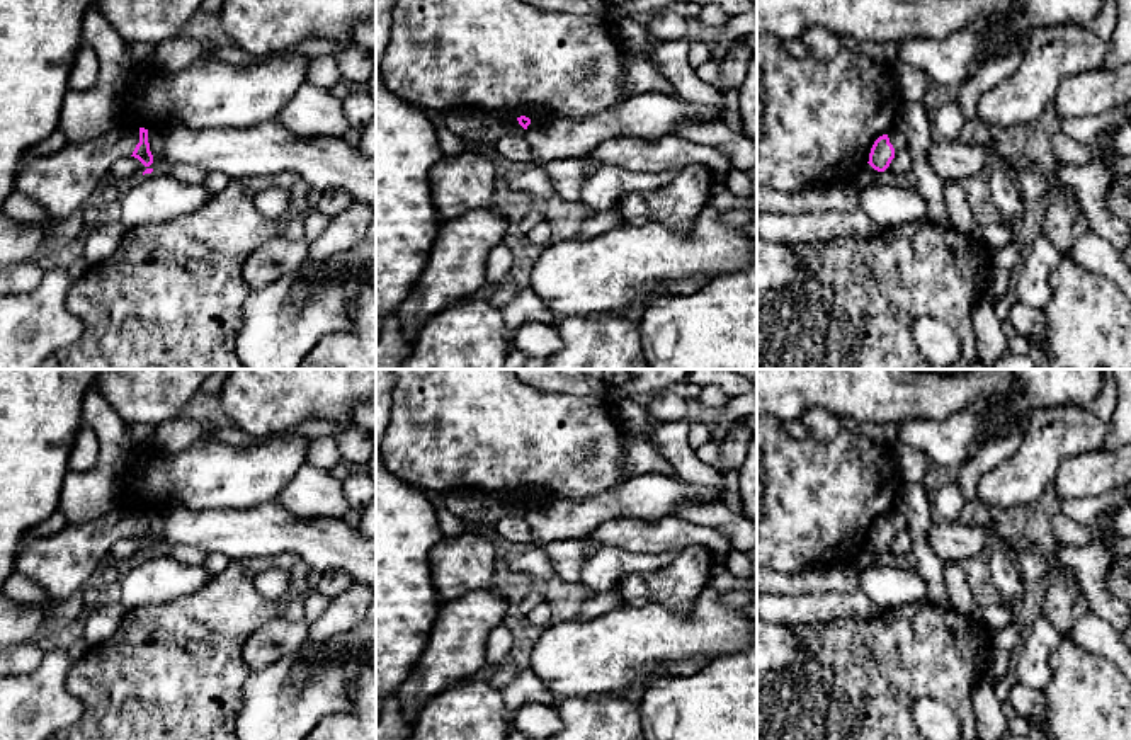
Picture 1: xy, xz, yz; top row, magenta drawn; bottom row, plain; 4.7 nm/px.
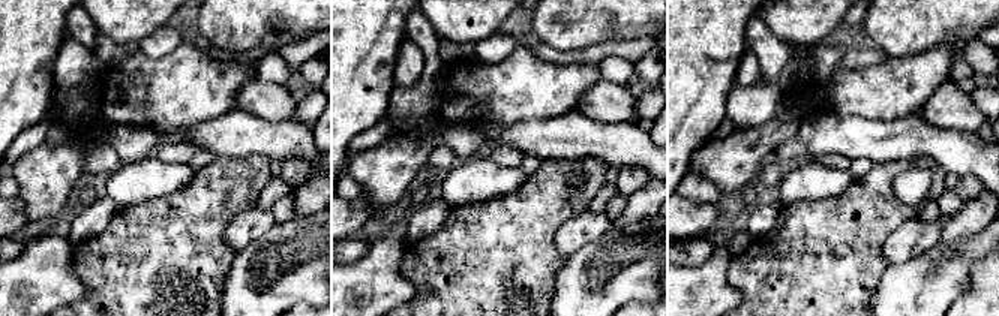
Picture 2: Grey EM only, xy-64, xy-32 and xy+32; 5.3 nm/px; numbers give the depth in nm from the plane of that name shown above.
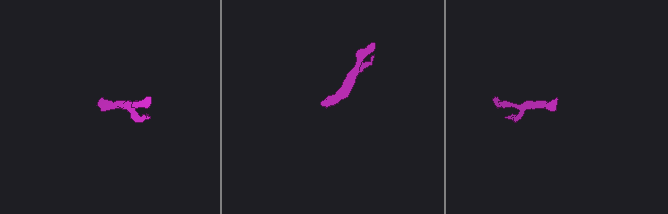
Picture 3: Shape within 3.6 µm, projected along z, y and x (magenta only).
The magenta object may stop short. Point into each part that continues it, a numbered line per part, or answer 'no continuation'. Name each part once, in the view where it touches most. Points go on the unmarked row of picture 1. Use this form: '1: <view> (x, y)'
1: xy (63, 563)

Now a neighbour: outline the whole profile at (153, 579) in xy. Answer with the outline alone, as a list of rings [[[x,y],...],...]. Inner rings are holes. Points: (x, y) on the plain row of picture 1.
[[[168,553],[145,555],[119,580],[119,602],[128,607],[163,604],[196,594],[211,578],[202,565],[179,563]]]

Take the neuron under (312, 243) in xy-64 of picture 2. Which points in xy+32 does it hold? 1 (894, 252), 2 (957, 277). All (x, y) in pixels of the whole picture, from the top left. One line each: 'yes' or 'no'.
1: no
2: yes

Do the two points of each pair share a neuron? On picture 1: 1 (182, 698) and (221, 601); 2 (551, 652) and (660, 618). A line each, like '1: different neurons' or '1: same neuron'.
1: same neuron
2: same neuron

